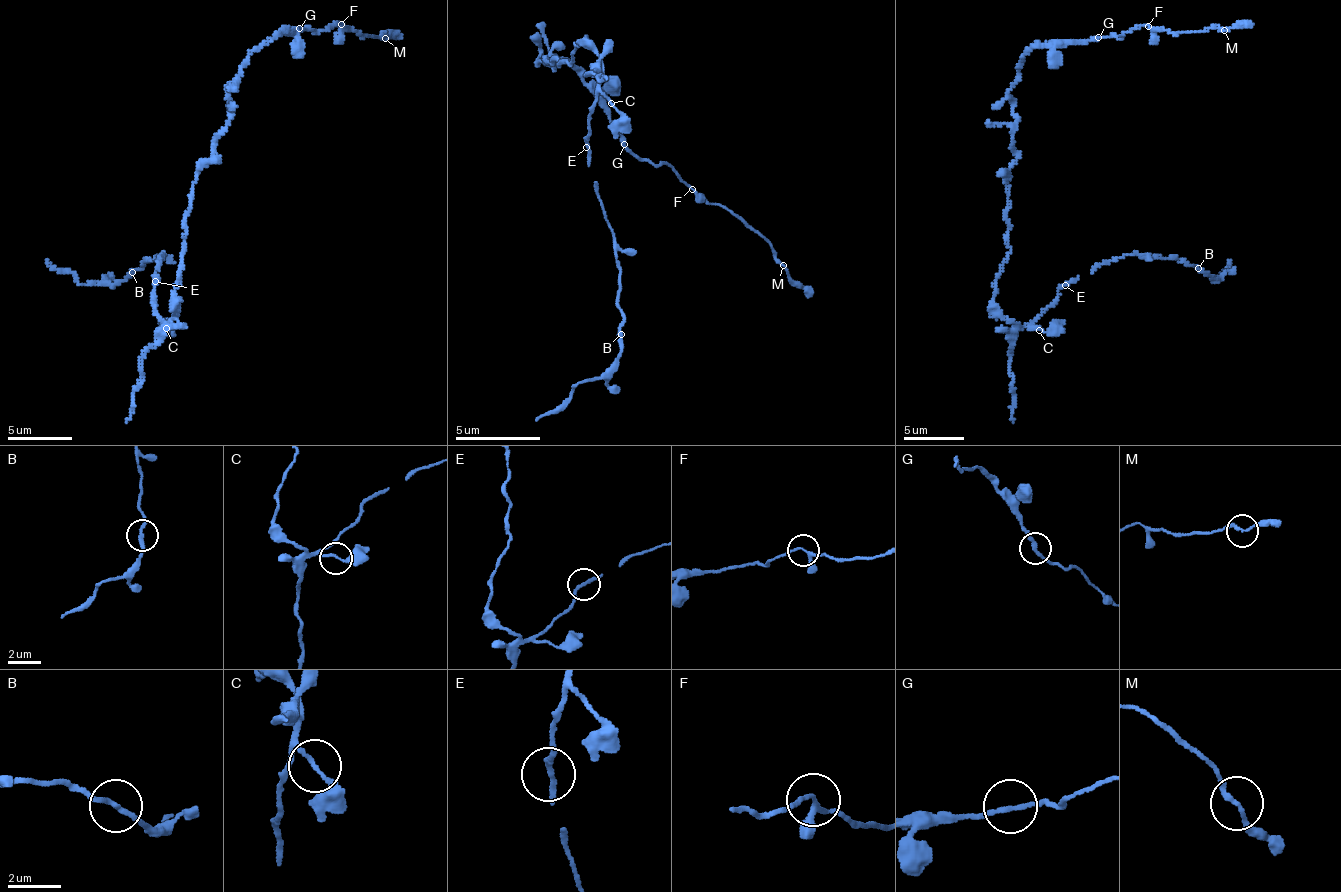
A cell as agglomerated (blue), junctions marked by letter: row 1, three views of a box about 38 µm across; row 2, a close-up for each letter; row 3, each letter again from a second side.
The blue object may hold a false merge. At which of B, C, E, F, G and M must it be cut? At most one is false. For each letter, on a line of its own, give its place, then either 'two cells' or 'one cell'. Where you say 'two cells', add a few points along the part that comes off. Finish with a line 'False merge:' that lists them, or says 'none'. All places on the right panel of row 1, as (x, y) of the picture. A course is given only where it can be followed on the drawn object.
B: (1198, 268) | one cell
C: (1039, 330) | one cell
E: (1065, 285) | one cell
F: (1148, 26) | one cell
G: (1098, 37) | one cell
M: (1224, 30) | one cell
False merge: none

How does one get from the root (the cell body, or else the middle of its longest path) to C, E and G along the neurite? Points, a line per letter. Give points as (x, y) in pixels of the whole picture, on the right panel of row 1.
C: (1007, 210), (1011, 253), (995, 280), (994, 308), (1020, 326), (1040, 329)
E: (1007, 210), (1011, 253), (995, 280), (994, 308), (1020, 326), (1028, 327), (1058, 297), (1058, 291), (1065, 285)
G: (1007, 210), (1010, 164), (1016, 158), (1007, 90), (1021, 61), (1038, 44), (1098, 37)

